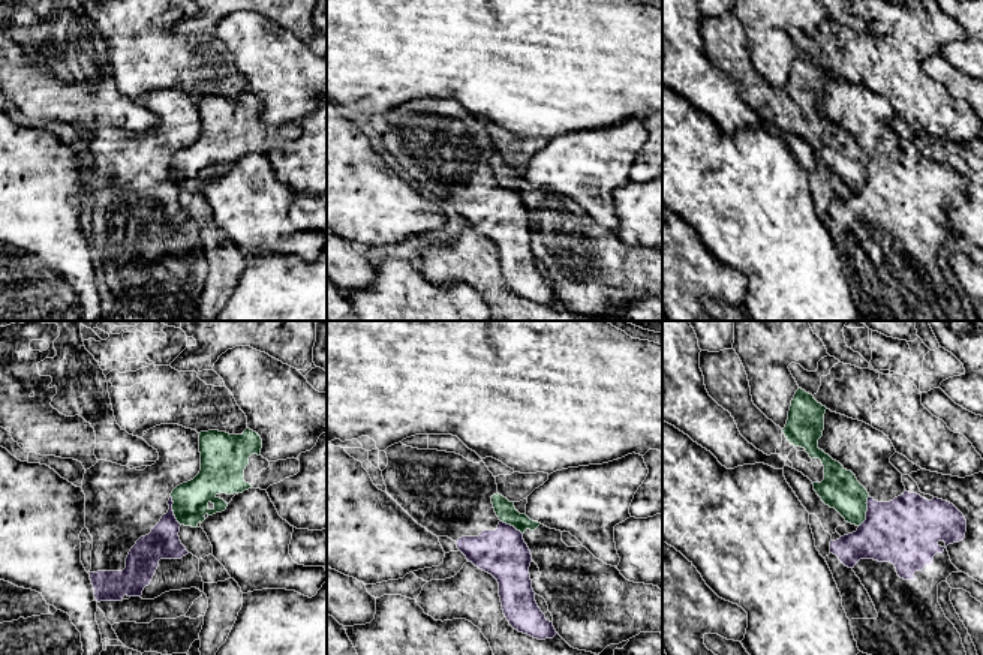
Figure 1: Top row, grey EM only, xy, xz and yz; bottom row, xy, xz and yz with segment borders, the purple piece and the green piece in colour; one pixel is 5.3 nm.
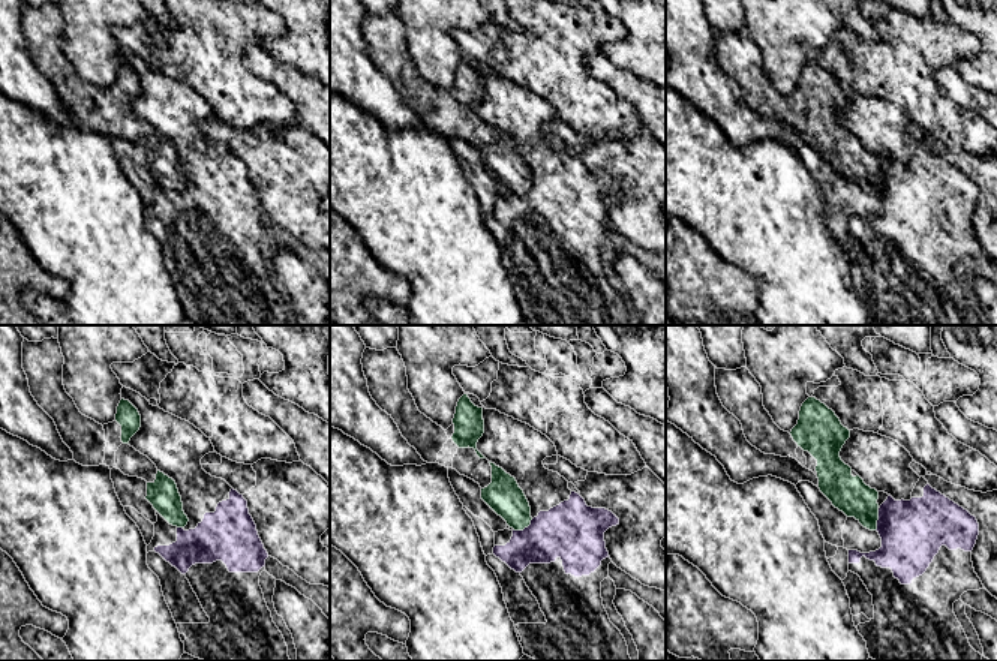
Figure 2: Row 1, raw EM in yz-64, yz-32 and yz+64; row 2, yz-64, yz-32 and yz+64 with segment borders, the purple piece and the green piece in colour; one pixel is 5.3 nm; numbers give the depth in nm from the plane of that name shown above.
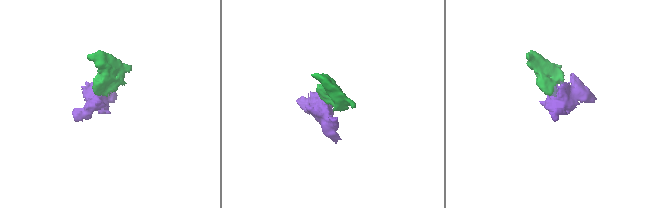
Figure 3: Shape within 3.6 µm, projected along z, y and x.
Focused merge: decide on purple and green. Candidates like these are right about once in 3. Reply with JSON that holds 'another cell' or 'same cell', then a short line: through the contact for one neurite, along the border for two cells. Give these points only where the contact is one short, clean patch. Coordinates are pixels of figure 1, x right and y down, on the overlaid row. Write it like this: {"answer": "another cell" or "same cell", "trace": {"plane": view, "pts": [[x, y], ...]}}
{"answer": "another cell", "trace": {"plane": "yz", "pts": [[869, 496], [866, 519], [859, 526]]}}

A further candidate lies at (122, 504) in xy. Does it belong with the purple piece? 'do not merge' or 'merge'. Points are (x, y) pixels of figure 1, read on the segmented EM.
merge

